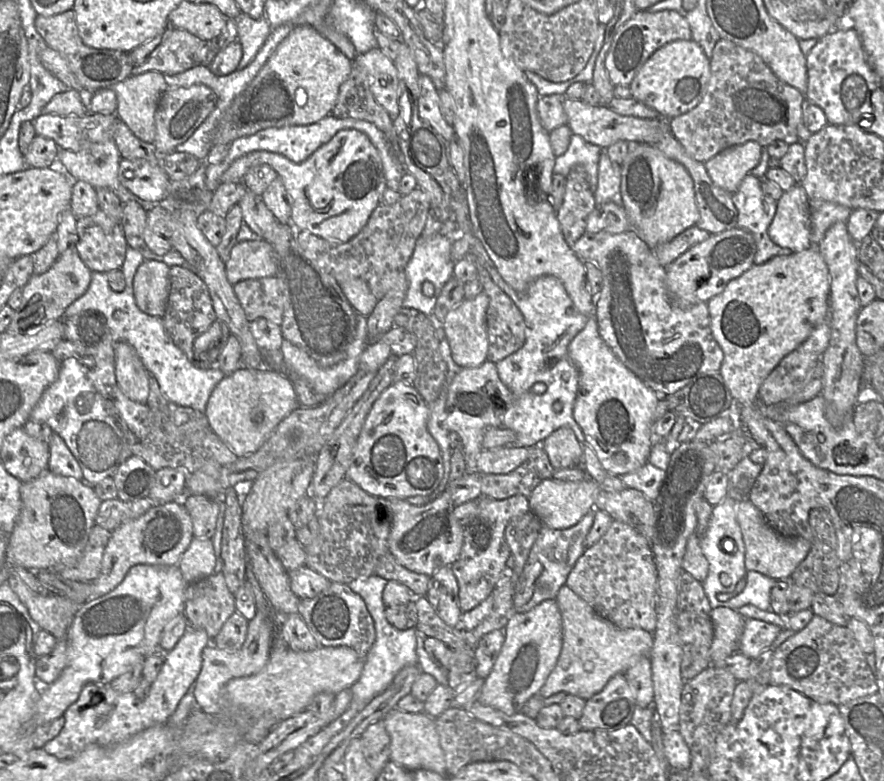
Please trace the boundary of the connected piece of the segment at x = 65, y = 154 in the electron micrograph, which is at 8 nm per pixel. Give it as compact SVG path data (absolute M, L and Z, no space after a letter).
M109 140L101 143L89 144L88 147L85 147L79 151L60 148L57 154L57 159L55 160L55 164L57 165L57 169L63 170L72 181L82 180L88 182L95 188L109 188L120 198L121 202L123 203L136 201L146 211L149 211L155 206L159 205L161 201L144 200L133 194L122 185L118 178L118 169L121 159L122 157L115 141Z

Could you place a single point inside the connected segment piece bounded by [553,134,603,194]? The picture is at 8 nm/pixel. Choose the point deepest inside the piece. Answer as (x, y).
(580, 152)

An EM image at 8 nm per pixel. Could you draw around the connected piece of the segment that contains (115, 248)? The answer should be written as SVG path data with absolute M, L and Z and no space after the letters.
M101 209L77 220L76 250L91 271L121 269L127 250L122 225Z

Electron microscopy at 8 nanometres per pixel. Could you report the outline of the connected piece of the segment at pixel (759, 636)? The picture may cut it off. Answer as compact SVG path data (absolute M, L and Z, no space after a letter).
M748 618L739 642L738 652L755 660L765 649L769 648L782 629L762 620Z

